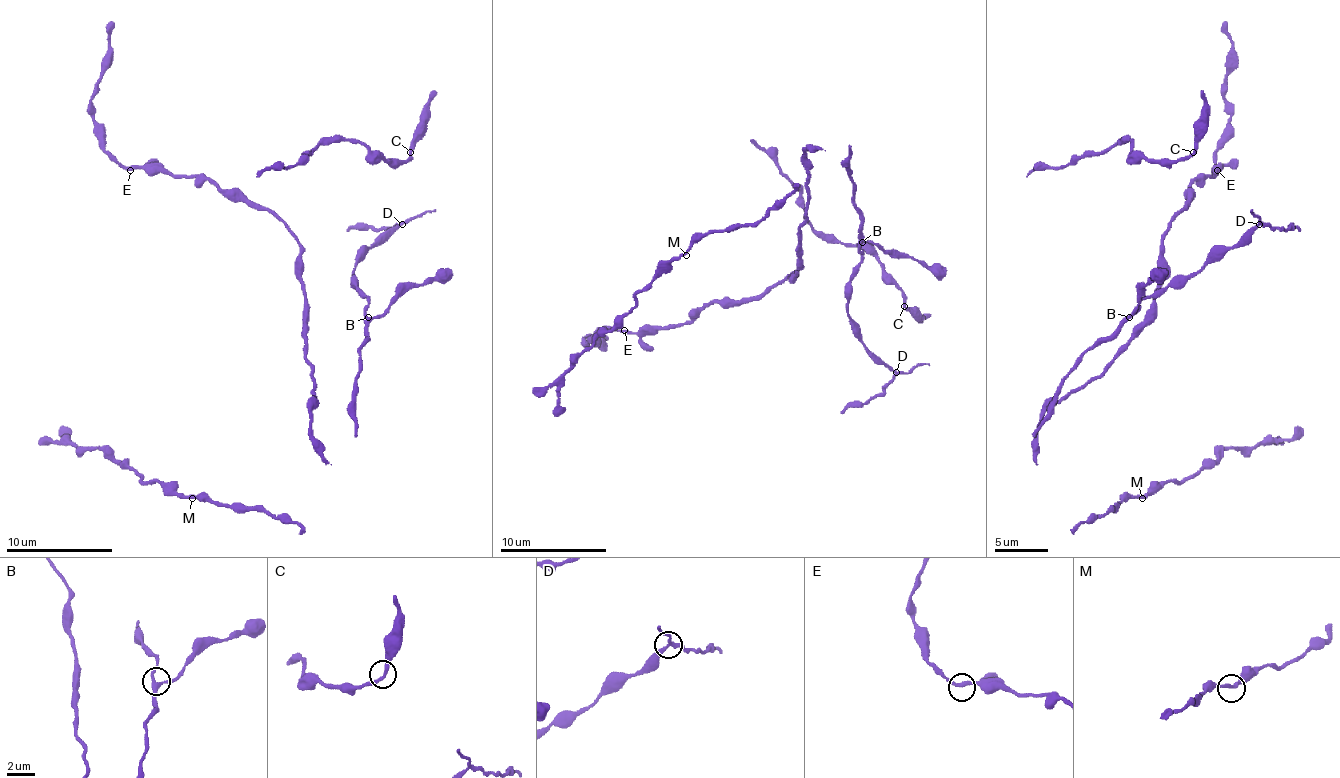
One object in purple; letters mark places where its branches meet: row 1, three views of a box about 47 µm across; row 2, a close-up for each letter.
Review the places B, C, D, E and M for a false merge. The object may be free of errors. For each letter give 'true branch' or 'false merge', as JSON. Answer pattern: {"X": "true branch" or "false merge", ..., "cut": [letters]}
{"B": "true branch", "C": "true branch", "D": "false merge", "E": "true branch", "M": "true branch", "cut": ["D"]}

